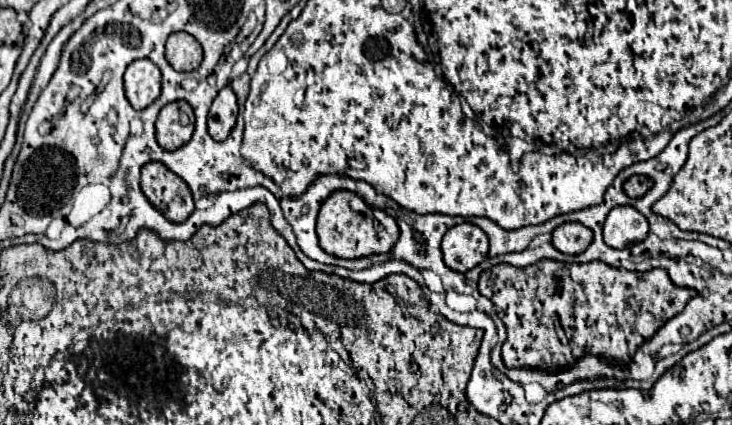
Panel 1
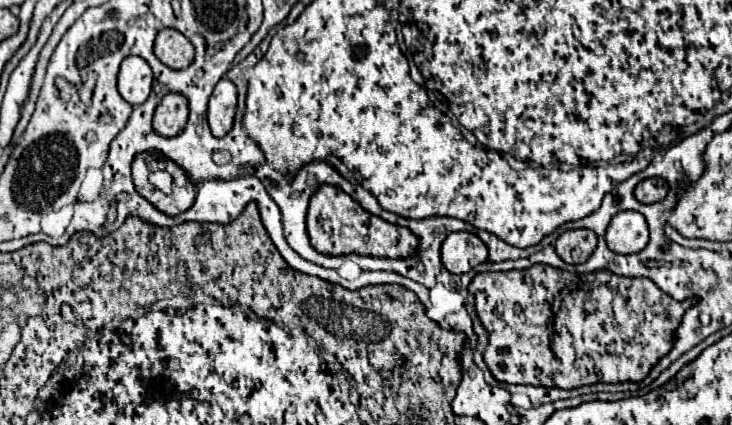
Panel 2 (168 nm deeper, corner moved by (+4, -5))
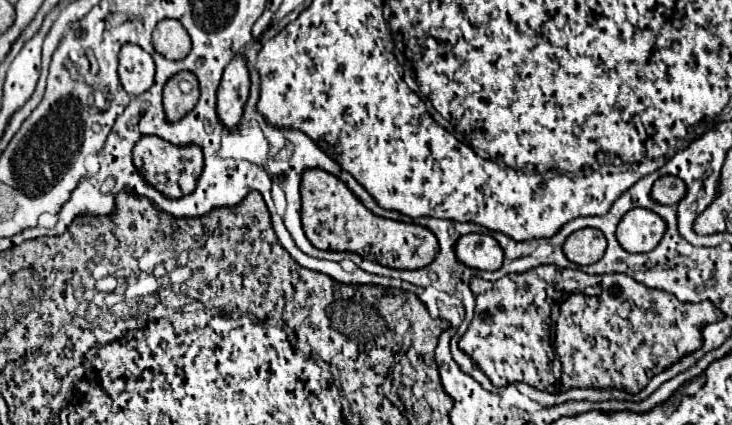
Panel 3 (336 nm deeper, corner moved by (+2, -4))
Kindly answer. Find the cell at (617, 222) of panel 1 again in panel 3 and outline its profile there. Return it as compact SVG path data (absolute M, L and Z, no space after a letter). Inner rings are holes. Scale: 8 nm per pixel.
M634 208L624 214L618 224L616 238L620 246L628 252L642 254L650 252L658 246L666 232L666 222L652 210Z

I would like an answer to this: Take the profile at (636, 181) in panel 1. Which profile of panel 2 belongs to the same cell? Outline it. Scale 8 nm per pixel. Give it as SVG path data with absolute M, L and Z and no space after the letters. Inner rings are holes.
M652 177L652 179L644 179L636 185L634 197L640 203L656 203L666 195L666 191L668 191L666 181L662 181L660 177Z

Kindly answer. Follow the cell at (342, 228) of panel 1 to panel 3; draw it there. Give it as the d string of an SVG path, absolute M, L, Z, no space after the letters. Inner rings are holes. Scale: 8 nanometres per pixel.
M308 168L300 178L300 196L302 196L302 228L306 238L320 250L336 252L356 252L362 258L378 262L396 270L416 270L428 266L436 252L436 236L418 224L406 224L388 220L372 214L334 174Z

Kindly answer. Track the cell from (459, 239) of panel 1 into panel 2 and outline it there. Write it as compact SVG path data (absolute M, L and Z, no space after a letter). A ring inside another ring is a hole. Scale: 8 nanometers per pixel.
M466 231L450 233L442 243L440 253L442 263L450 273L468 273L488 259L486 245L474 233Z

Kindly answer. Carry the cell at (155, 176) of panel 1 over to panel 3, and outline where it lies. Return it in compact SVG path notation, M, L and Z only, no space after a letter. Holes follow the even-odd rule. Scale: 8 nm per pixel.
M142 136L134 146L134 166L146 178L146 182L158 188L164 196L182 198L196 188L196 180L200 178L200 172L204 168L204 154L202 154L202 148L196 144L174 146L160 136ZM156 174L164 174L168 178L166 184L160 184L156 180Z

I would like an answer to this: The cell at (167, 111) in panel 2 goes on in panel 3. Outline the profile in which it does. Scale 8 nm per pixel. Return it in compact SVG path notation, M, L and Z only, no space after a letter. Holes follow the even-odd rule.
M182 70L182 72L174 74L166 82L166 86L164 86L164 112L166 112L166 120L168 122L176 122L176 120L184 118L196 106L198 98L200 98L198 78L192 72L188 72L188 70ZM180 80L188 80L192 84L192 90L188 94L184 94L178 88Z

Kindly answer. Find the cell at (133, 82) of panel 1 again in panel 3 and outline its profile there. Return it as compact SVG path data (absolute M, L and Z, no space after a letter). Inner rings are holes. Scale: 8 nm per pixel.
M124 44L118 58L118 76L128 94L138 96L154 84L154 60L146 50L136 44Z

